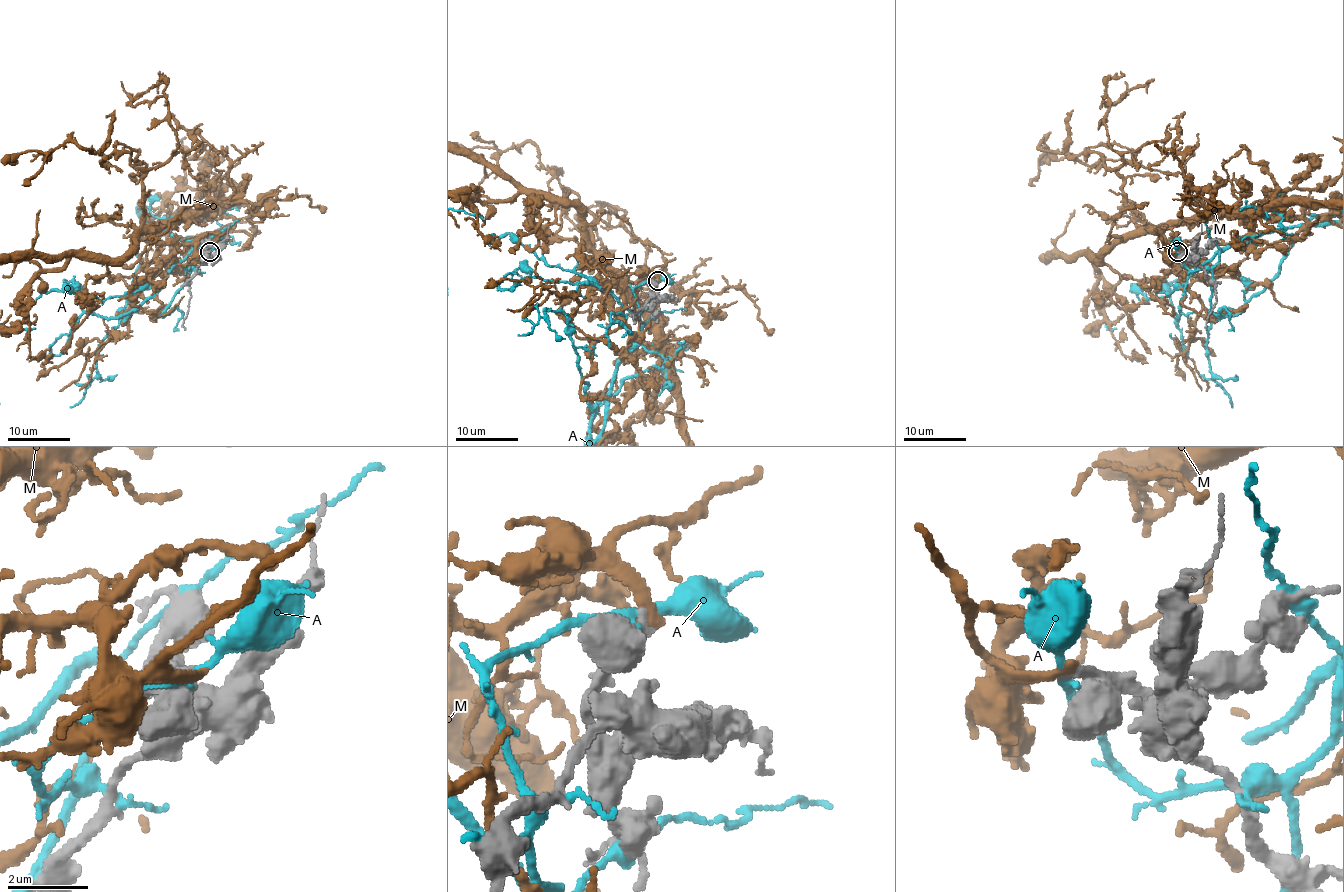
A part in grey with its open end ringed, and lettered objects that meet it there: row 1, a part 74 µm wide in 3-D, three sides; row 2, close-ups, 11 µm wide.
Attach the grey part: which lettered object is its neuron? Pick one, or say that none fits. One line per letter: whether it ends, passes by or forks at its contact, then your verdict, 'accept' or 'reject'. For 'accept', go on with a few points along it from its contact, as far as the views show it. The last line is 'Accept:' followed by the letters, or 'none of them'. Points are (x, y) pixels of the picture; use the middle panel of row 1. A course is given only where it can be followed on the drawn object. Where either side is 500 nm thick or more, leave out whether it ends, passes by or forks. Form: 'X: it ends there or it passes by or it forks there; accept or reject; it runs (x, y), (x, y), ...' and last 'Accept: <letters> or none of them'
A: reject
M: it ends there; accept
Accept: M

